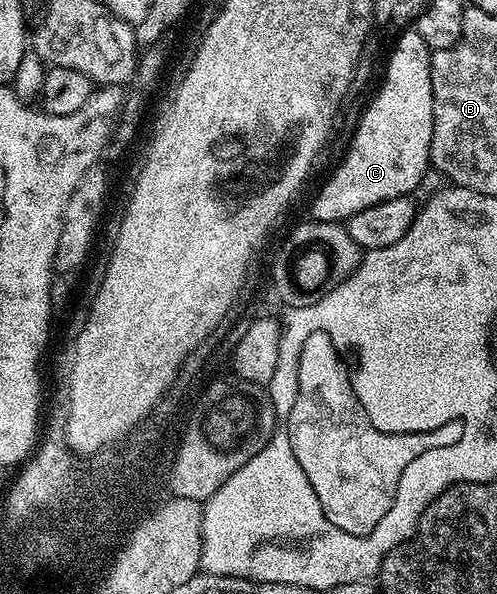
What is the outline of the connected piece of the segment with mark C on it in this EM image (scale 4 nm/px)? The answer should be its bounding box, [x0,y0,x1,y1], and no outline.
[310,31,433,223]

